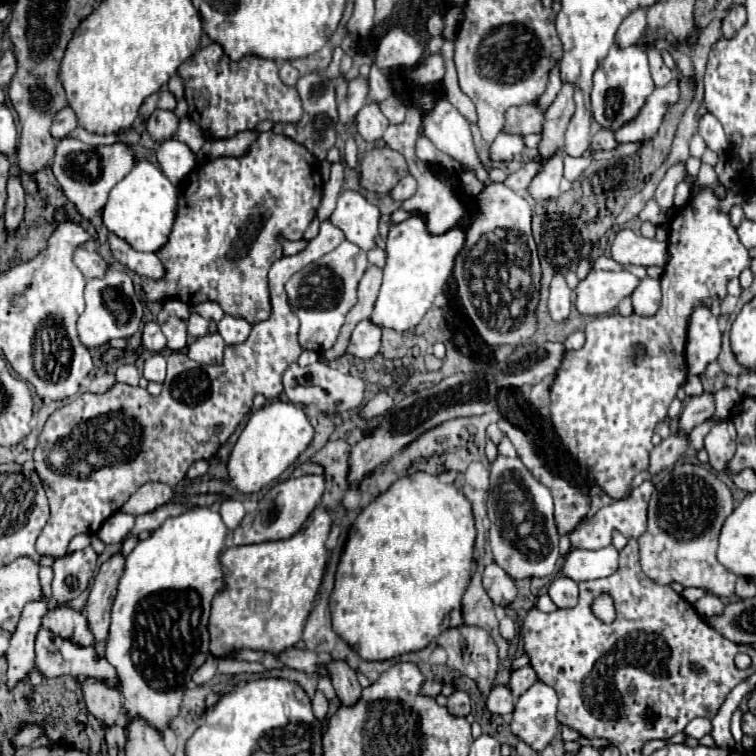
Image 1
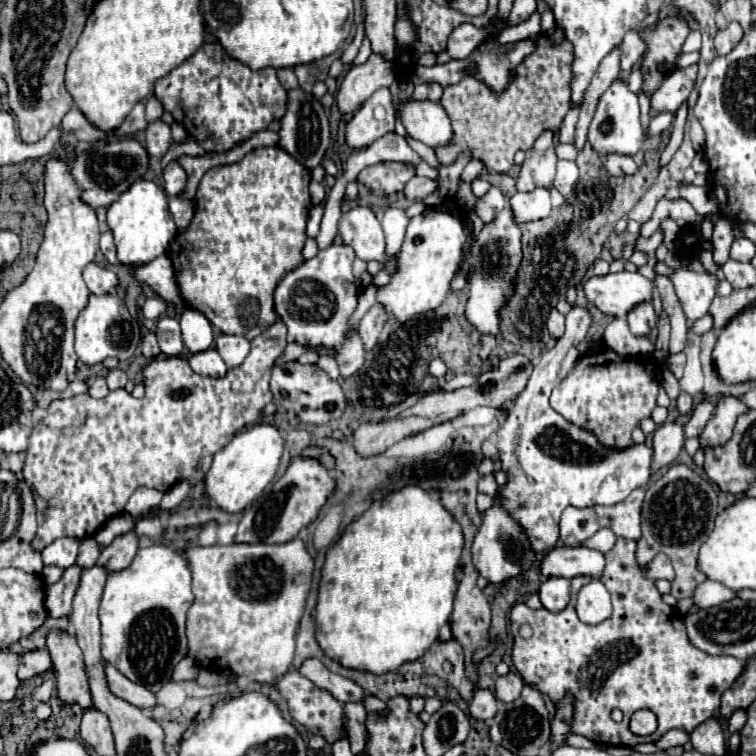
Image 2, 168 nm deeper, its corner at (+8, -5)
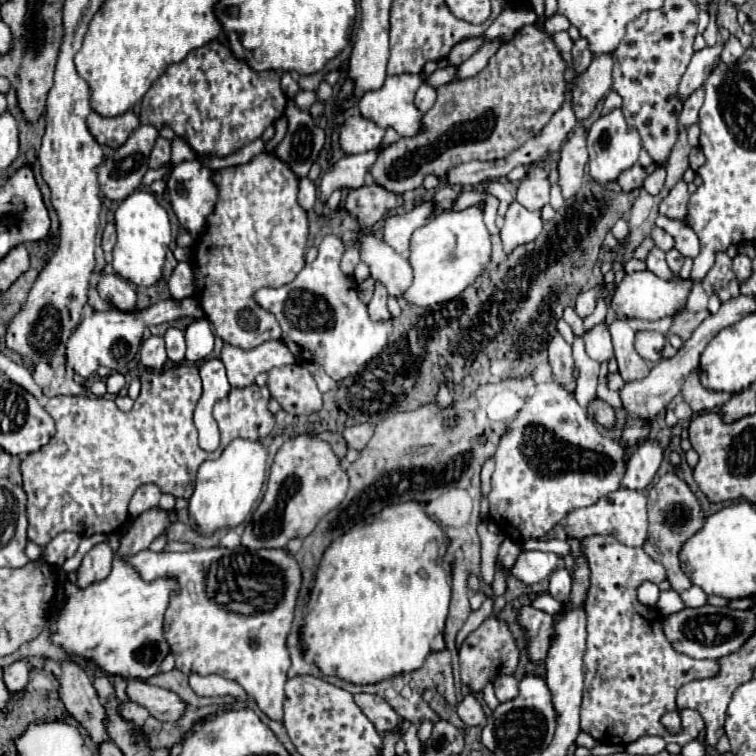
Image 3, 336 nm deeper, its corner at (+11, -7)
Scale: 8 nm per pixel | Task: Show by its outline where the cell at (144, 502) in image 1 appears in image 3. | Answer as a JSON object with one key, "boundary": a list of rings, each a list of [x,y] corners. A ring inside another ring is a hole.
{"boundary":[[[142,485],[136,489],[134,497],[130,499],[130,505],[128,505],[128,513],[132,517],[138,517],[140,513],[152,509],[158,505],[158,499],[160,499],[160,489],[156,485]]]}

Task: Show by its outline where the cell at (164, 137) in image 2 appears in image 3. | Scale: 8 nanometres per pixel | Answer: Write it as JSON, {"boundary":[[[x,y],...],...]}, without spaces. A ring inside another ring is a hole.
{"boundary":[[[158,137],[154,143],[154,149],[150,153],[150,167],[156,169],[168,161],[170,161],[170,141],[164,137]]]}

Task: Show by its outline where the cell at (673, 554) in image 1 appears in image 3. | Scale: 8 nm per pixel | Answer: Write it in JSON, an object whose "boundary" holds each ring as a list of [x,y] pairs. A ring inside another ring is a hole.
{"boundary":[[[674,471],[662,475],[658,483],[650,489],[648,493],[648,539],[644,543],[644,551],[652,555],[652,559],[660,559],[660,563],[664,563],[668,571],[668,581],[672,589],[678,593],[690,589],[692,585],[680,567],[680,559],[678,559],[680,549],[690,537],[694,537],[704,527],[704,521],[706,517],[702,513],[702,507],[696,495]]]}

